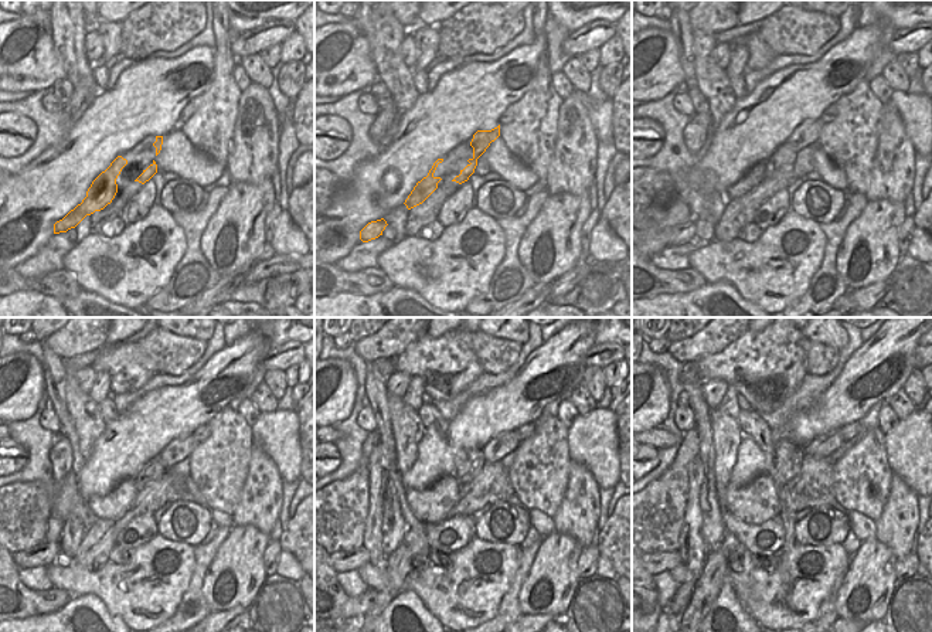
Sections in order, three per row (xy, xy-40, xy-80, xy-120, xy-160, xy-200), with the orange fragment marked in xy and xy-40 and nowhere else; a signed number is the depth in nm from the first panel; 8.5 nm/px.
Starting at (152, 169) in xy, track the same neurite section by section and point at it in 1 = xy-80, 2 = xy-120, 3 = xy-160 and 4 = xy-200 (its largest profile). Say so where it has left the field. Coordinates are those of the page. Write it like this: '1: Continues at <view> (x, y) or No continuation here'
1: Continues at xy-80 (808, 133)
2: Continues at xy-120 (176, 451)
3: Continues at xy-160 (506, 444)
4: Continues at xy-200 (822, 447)

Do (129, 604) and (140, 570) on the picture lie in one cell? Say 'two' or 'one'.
one

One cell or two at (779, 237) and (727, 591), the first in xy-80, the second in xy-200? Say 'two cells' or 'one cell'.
two cells

